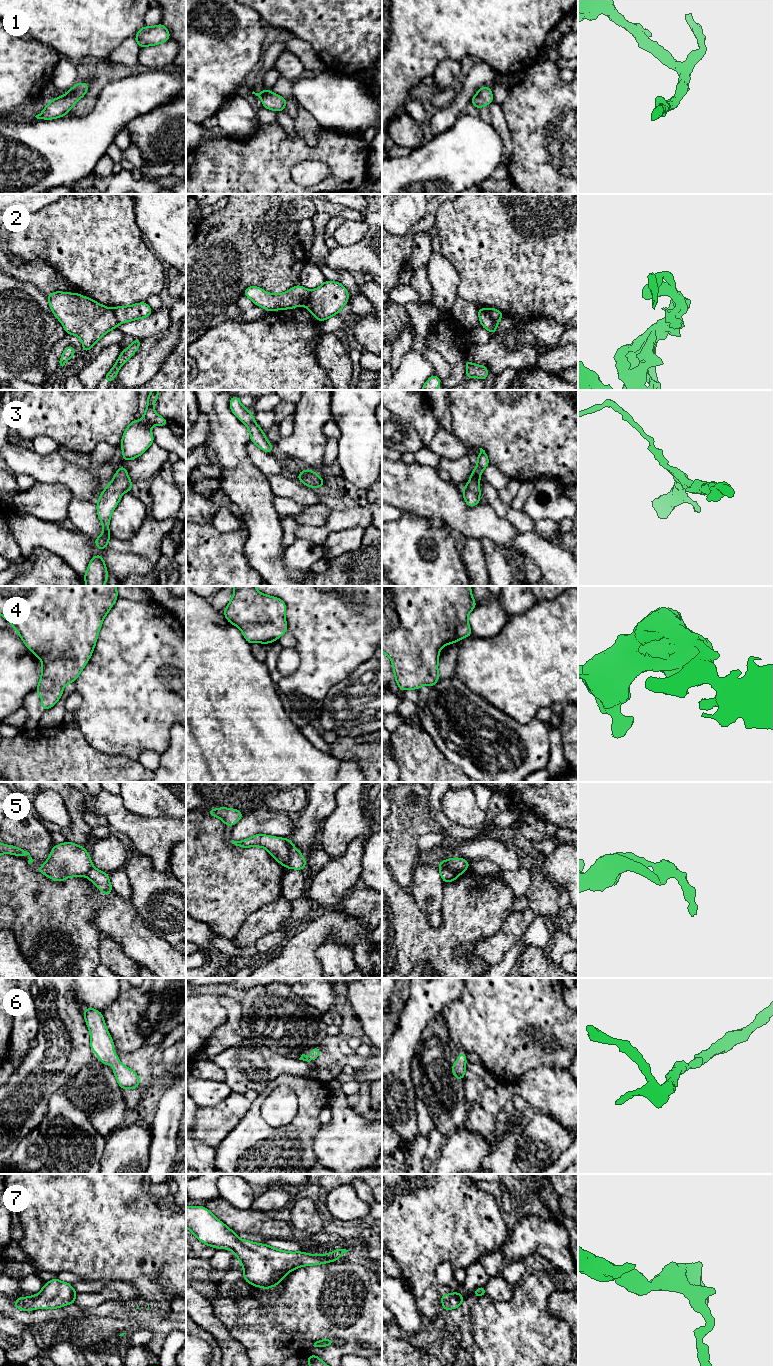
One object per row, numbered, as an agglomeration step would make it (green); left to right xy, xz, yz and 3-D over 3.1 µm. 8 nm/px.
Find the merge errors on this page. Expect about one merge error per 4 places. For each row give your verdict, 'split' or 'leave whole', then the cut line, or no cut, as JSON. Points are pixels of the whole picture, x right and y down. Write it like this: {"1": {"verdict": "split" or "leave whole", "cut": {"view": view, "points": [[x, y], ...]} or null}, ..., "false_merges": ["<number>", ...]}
{"1": {"verdict": "leave whole", "cut": null}, "2": {"verdict": "split", "cut": {"view": "yz", "points": [[482, 308], [491, 318], [496, 328]]}}, "3": {"verdict": "leave whole", "cut": null}, "4": {"verdict": "leave whole", "cut": null}, "5": {"verdict": "split", "cut": {"view": "xz", "points": [[286, 839], [289, 867]]}}, "6": {"verdict": "leave whole", "cut": null}, "7": {"verdict": "leave whole", "cut": null}, "false_merges": ["2", "5"]}

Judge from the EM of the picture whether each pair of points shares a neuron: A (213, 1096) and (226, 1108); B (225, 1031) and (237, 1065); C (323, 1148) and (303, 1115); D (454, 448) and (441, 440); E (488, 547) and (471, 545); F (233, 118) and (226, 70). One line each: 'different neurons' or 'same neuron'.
A: different neurons
B: different neurons
C: different neurons
D: same neuron
E: different neurons
F: different neurons

